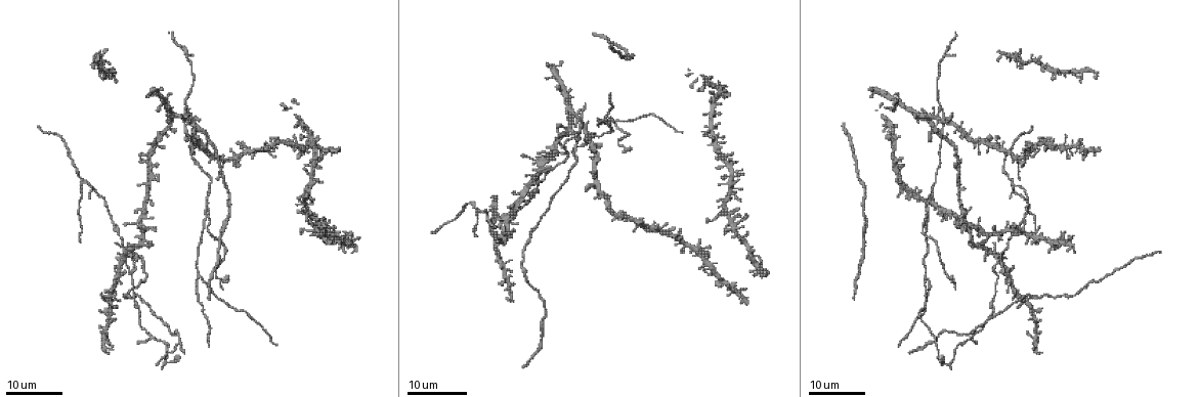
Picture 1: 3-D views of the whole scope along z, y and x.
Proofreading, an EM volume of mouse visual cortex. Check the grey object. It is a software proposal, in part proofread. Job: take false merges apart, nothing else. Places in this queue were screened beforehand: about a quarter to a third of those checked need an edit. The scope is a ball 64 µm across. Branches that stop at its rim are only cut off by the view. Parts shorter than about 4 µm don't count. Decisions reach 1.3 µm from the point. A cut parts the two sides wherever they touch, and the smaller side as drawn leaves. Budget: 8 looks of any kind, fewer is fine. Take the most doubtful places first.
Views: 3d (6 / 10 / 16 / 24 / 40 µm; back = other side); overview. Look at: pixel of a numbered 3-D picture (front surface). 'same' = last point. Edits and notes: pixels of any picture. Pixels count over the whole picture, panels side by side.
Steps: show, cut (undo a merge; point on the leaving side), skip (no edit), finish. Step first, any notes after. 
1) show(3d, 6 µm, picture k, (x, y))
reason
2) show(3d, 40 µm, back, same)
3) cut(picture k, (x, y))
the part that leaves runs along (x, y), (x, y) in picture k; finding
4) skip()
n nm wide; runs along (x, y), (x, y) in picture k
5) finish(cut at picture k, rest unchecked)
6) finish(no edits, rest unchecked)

show(3d, 16 µm, picture 1, (997, 260))
four arms meet

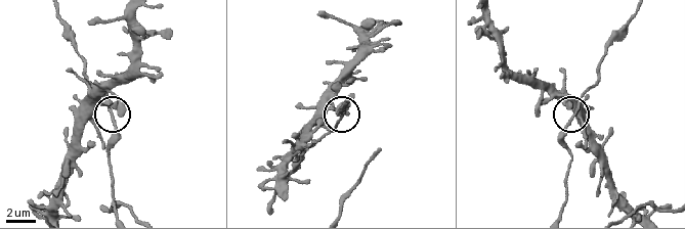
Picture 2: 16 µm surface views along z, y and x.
show(3d, 10 µm, picture 2, (574, 116))
closer look

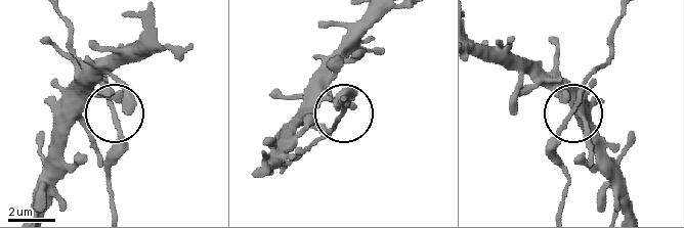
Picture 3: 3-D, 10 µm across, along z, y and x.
skip()
side arm 64 µm; 4 arms; continuous, no second neuron

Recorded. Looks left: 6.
show(3d, 16 µm, picture 1, (475, 210))
arms part here

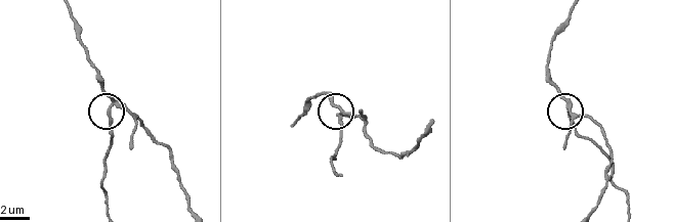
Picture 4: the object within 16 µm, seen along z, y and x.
show(3d, 6 µm, picture 4, (107, 110))

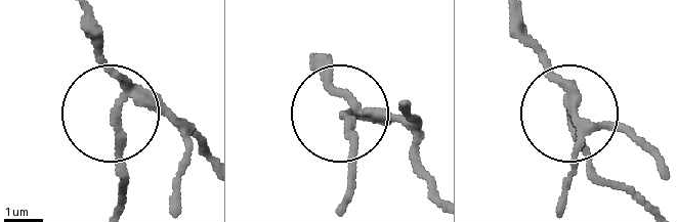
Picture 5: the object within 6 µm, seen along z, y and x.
cut(picture 5, (120, 148))
3 arms; the part that leaves runs along (123, 100), (123, 205) in picture 5; a second neuron is stuck on

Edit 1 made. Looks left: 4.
show(3d, 24 µm, picture 1, (199, 277))
arms part here

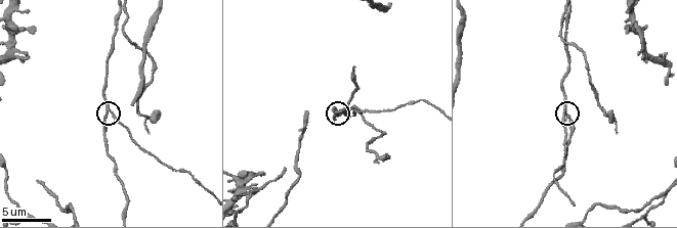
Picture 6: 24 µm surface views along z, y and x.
show(3d, 6 µm, picture 6, (111, 112))
zoom in

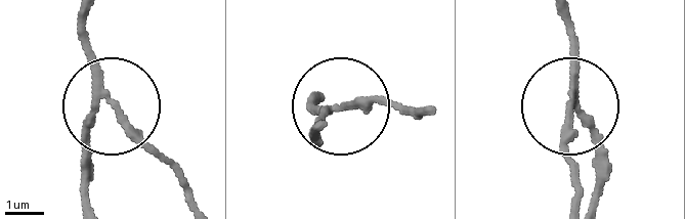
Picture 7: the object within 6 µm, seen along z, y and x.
cut(picture 7, (132, 131))
190 nm wide; two neurons meet here

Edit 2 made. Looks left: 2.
show(3d, 16 µm, picture 1, (590, 141))
small branch off a trunk

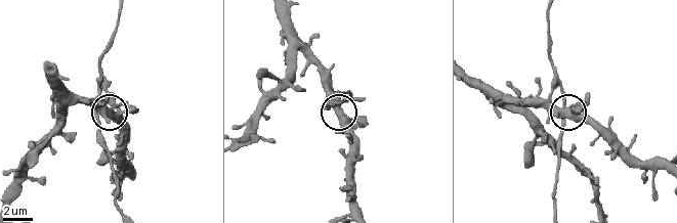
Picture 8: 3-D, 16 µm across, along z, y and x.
show(3d, 6 µm, picture 8, (564, 112))

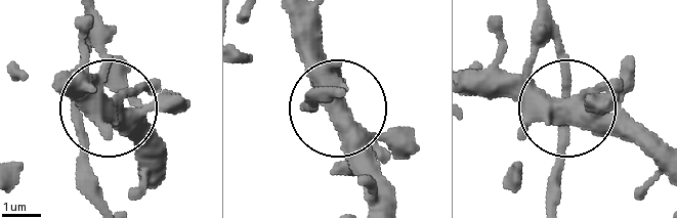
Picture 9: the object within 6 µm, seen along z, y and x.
skip()
4 arms; runs along (52, 87), (104, 106), (88, 146), (88, 191) in picture 9; all the same neuron

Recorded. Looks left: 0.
finish(cut at picture 5, cut at picture 7, rest unchecked)

